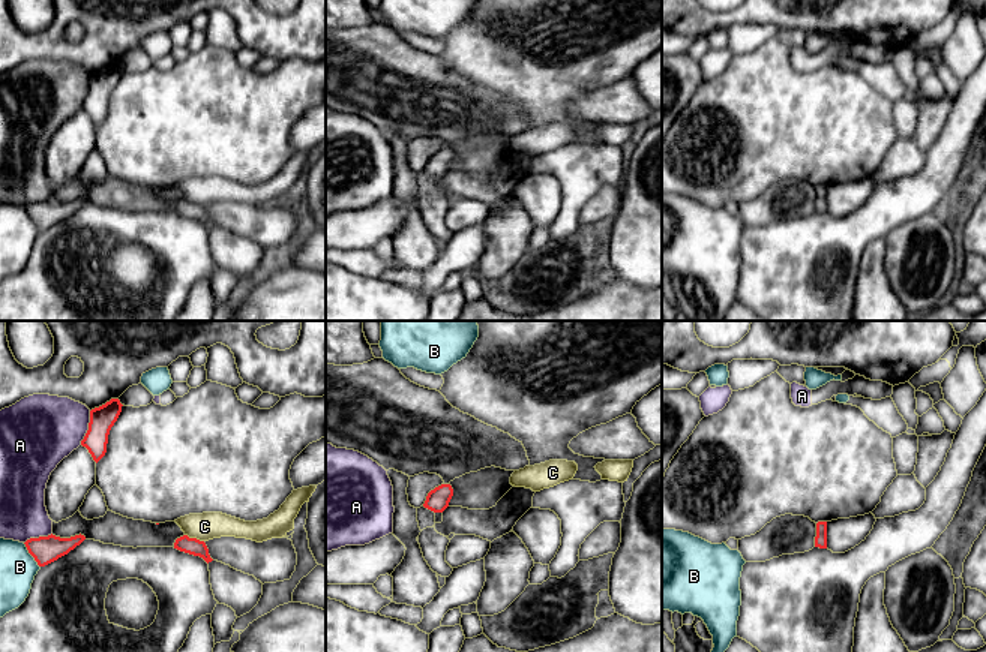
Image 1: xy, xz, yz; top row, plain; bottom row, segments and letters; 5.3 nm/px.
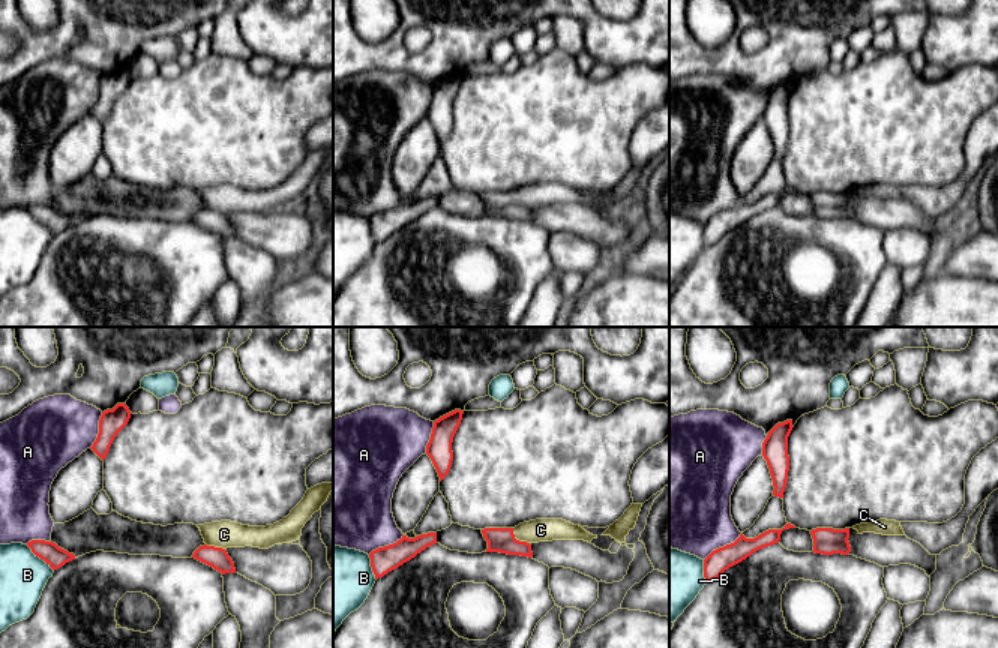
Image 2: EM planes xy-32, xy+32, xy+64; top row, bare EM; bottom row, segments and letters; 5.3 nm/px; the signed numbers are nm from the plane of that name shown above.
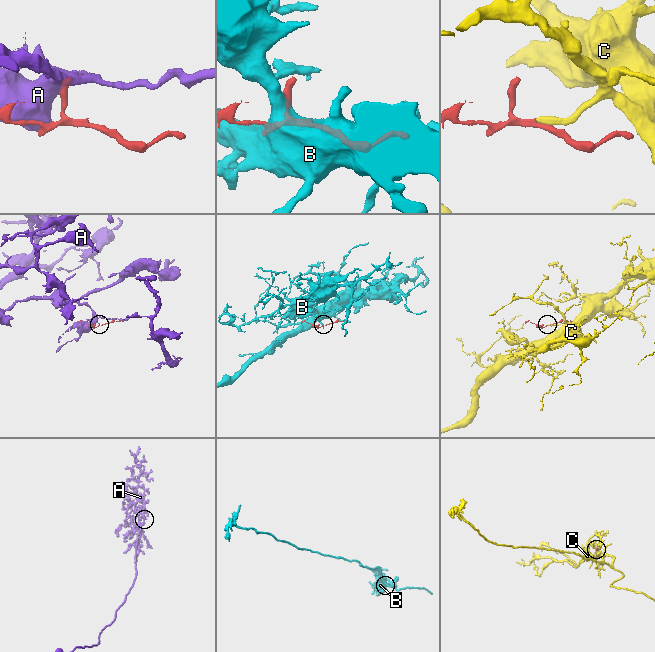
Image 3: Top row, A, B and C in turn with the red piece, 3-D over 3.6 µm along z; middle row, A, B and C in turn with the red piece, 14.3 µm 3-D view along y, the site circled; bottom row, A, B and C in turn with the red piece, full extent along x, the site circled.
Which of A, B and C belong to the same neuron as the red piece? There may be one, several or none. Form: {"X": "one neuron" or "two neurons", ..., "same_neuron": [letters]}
{"A": "two neurons", "B": "two neurons", "C": "one neuron", "same_neuron": ["C"]}

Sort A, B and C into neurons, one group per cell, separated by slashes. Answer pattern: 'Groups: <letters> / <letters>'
Groups: A / B / C

